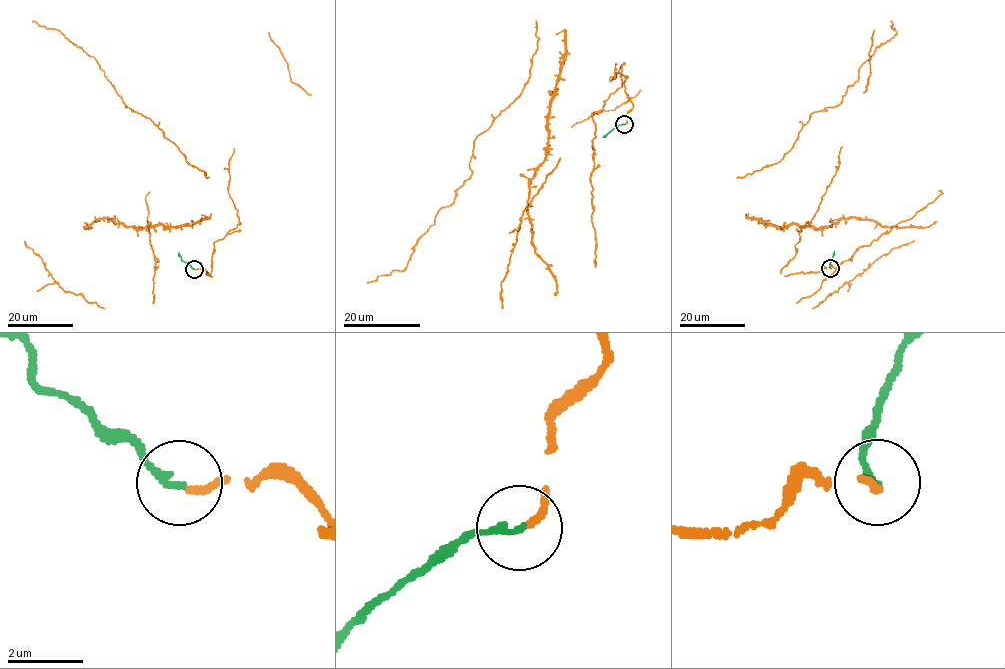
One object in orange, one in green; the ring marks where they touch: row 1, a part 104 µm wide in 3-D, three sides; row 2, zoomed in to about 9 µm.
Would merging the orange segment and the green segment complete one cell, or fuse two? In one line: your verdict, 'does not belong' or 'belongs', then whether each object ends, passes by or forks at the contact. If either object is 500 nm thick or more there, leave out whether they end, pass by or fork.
belongs; orange ends; green ends

